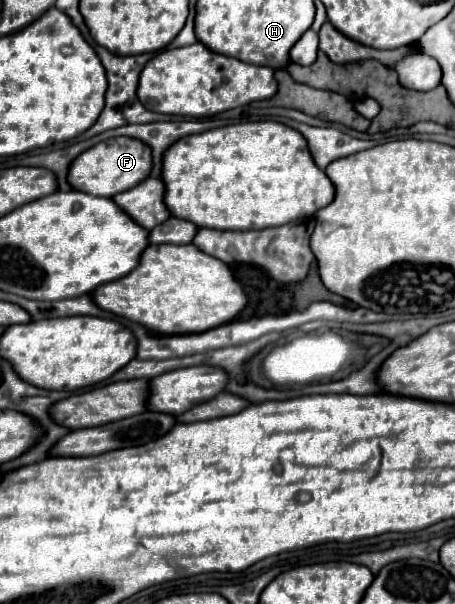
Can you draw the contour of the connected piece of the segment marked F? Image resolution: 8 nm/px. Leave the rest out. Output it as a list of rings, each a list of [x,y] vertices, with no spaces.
[[[110,138],[106,142],[100,142],[86,152],[82,152],[68,170],[68,184],[86,194],[112,198],[114,194],[122,190],[130,190],[130,186],[136,186],[150,174],[152,168],[152,156],[150,148],[144,142],[134,142],[134,138]]]

